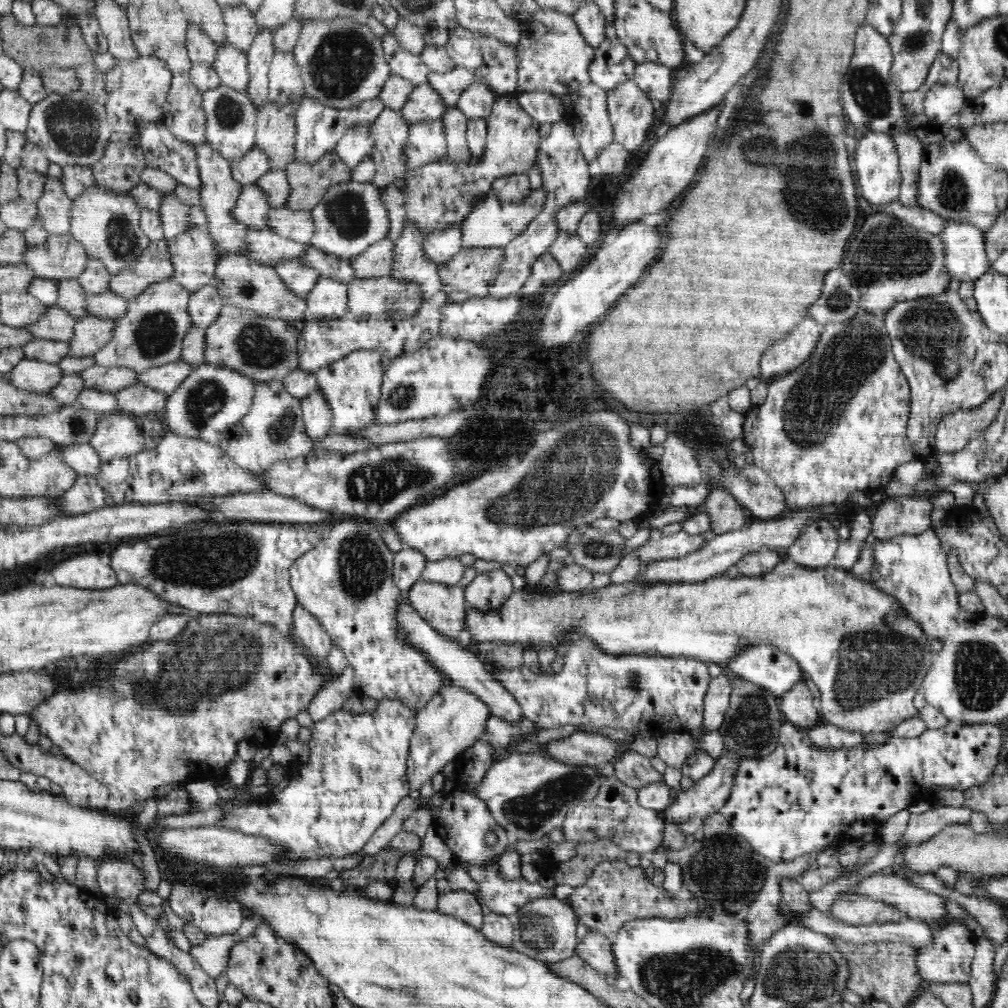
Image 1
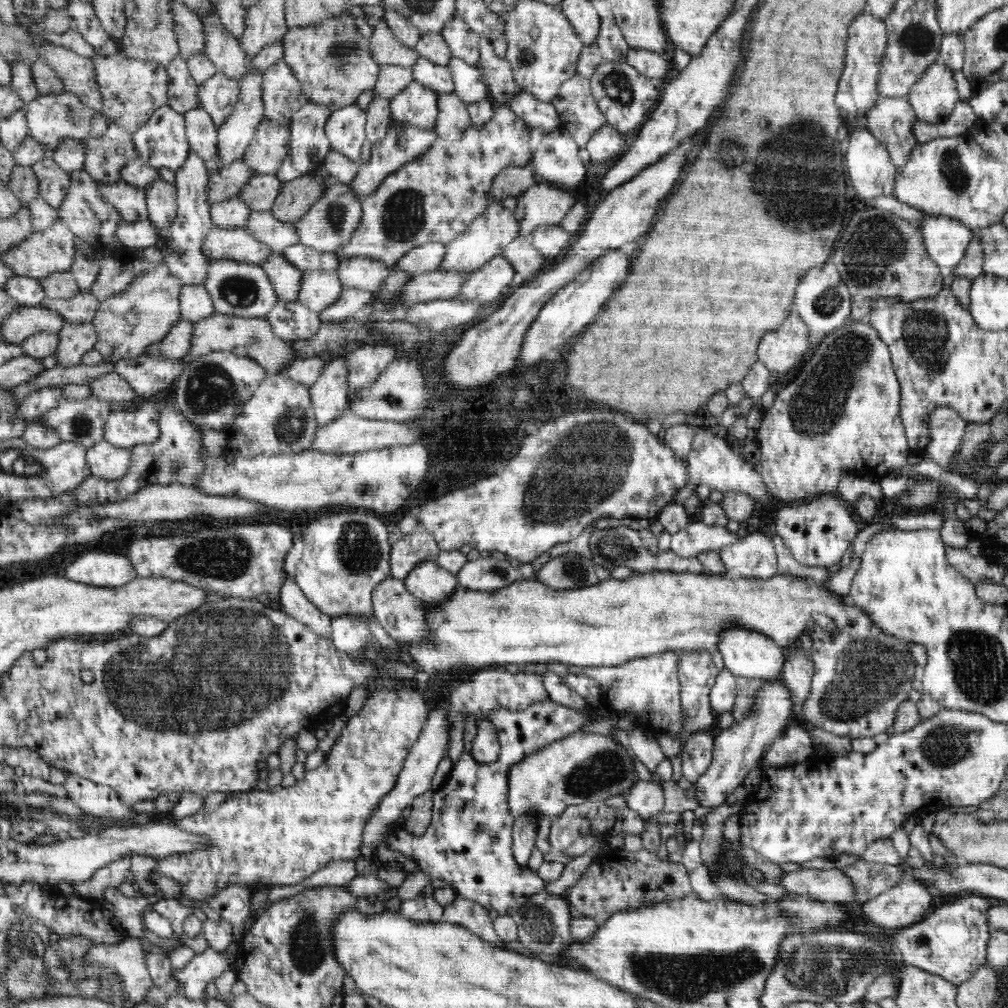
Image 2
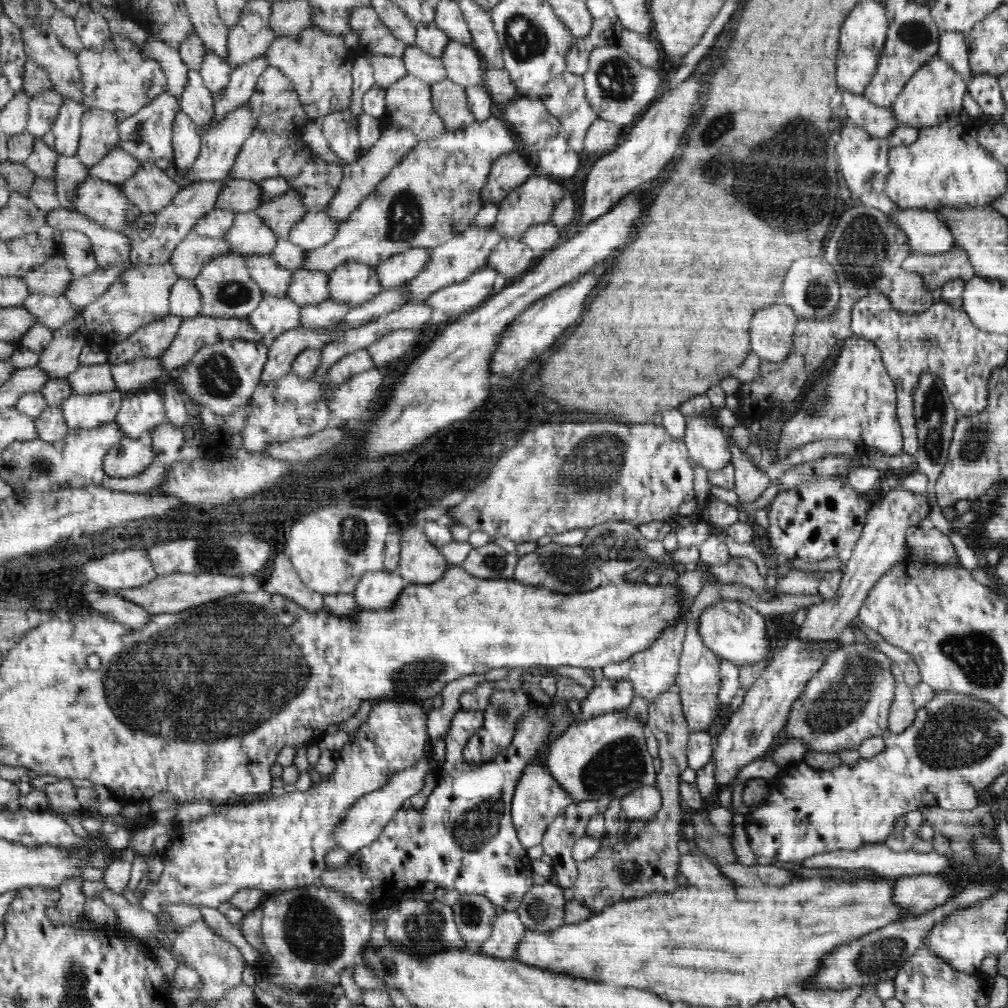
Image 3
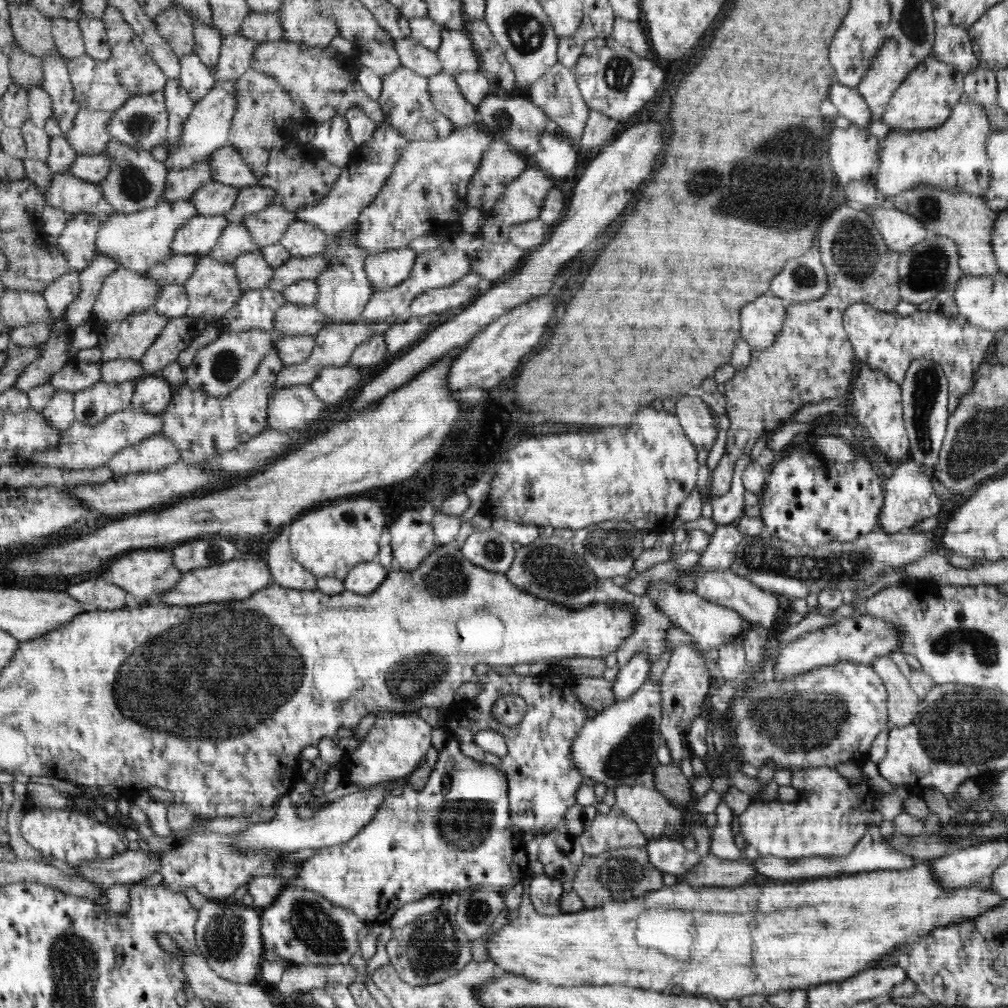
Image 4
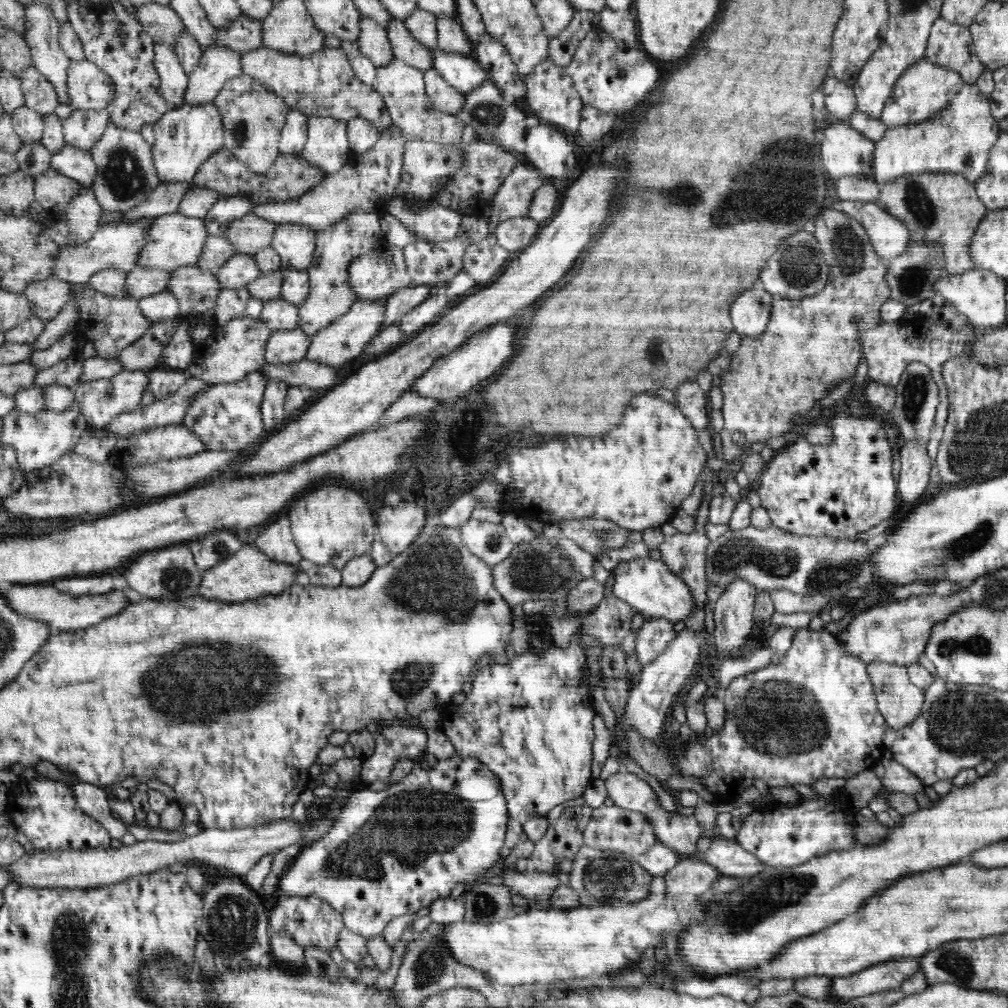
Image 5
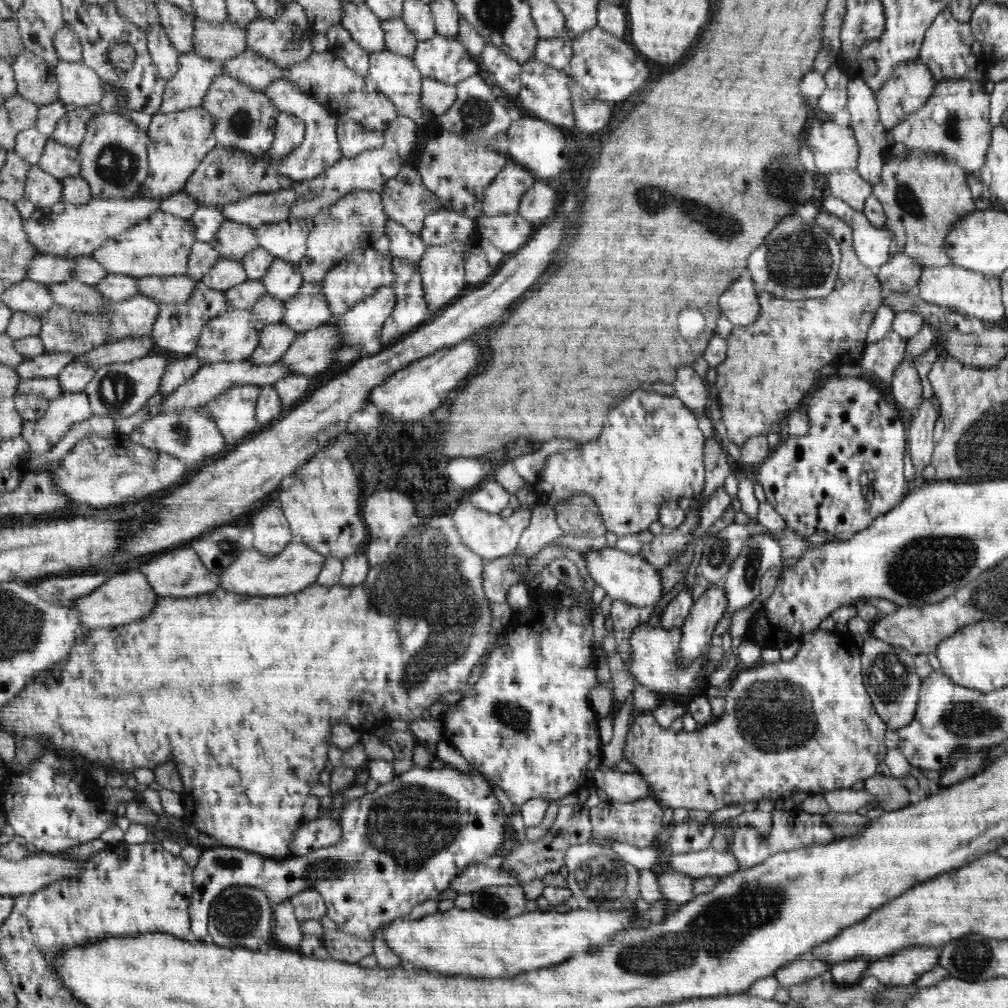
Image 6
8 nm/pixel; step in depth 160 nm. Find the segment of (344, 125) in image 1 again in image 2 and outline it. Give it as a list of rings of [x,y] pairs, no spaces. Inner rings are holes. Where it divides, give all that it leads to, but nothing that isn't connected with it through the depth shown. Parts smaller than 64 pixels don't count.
[[[308,102],[294,116],[290,122],[290,134],[289,139],[289,151],[284,157],[283,163],[275,173],[280,182],[288,182],[292,179],[306,175],[307,173],[319,173],[322,171],[322,164],[324,158],[331,150],[330,141],[324,133],[324,126],[326,126],[326,120],[330,118],[332,111],[326,106],[315,104],[314,102]]]

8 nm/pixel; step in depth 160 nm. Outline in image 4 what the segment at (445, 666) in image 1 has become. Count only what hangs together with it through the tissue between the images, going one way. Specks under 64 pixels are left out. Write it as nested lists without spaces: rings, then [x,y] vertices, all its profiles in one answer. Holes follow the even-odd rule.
[[[378,560],[358,562],[344,578],[343,586],[345,591],[362,596],[370,595],[381,586],[382,580],[386,580],[389,571]]]

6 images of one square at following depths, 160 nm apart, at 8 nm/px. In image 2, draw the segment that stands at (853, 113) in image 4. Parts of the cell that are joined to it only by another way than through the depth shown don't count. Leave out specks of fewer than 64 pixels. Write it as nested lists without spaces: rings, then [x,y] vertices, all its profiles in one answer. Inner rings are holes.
[[[908,96],[881,98],[864,117],[868,130],[886,146],[895,166],[904,166],[918,143],[912,133],[917,117]]]

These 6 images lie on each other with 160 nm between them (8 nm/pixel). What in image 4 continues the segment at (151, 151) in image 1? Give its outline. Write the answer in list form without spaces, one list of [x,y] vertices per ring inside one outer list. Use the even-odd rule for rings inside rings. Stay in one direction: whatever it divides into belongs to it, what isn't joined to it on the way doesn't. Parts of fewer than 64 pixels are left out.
[[[163,91],[150,94],[134,94],[132,98],[126,100],[122,109],[113,114],[109,125],[109,133],[112,139],[122,144],[150,151],[158,144],[165,144],[168,125],[169,115],[167,114]]]

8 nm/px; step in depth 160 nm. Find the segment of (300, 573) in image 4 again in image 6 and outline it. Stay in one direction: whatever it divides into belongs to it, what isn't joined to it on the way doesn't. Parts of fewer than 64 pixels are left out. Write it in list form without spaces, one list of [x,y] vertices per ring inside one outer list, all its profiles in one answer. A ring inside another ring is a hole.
[[[275,500],[256,514],[250,530],[254,534],[253,548],[266,555],[282,552],[294,540],[288,520]]]

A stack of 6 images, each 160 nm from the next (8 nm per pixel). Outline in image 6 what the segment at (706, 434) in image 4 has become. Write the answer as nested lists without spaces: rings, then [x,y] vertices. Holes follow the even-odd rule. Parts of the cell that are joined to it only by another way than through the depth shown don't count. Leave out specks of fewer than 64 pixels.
[[[690,366],[678,368],[678,378],[674,382],[675,395],[695,414],[706,410],[709,391],[704,379]]]

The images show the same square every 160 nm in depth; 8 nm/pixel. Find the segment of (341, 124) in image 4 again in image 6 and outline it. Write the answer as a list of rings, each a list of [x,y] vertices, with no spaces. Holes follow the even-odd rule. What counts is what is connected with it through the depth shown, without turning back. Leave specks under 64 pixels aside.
[[[285,78],[274,80],[270,86],[264,88],[264,93],[270,97],[271,102],[280,112],[292,114],[302,119],[305,124],[305,136],[294,152],[290,152],[282,159],[269,159],[274,171],[294,179],[294,182],[308,181],[320,176],[324,170],[334,166],[343,157],[336,134],[336,118],[338,116],[320,105],[310,94],[301,92],[293,82],[285,80]]]

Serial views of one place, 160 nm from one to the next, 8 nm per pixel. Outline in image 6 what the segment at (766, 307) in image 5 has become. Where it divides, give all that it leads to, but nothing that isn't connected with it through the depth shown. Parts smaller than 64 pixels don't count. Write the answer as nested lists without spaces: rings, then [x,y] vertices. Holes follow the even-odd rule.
[[[744,275],[726,288],[718,300],[720,312],[734,326],[748,326],[760,316],[758,290],[750,276]]]

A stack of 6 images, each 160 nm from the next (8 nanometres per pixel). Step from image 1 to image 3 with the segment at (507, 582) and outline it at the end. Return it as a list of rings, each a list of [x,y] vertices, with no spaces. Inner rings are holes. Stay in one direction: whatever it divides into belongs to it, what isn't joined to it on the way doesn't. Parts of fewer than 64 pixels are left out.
[[[493,541],[482,547],[472,548],[460,564],[474,578],[482,580],[512,580],[517,556],[508,553]]]

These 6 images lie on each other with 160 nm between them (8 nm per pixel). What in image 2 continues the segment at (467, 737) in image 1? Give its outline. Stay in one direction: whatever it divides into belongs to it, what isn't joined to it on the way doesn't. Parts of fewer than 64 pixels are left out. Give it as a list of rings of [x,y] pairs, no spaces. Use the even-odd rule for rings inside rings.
[[[438,704],[429,710],[424,724],[422,725],[422,734],[412,745],[409,755],[404,761],[402,770],[398,774],[396,786],[378,804],[376,812],[370,816],[370,820],[364,826],[364,834],[362,834],[362,846],[374,845],[378,846],[384,842],[384,834],[388,833],[388,828],[394,825],[394,822],[402,814],[402,810],[407,806],[411,806],[414,798],[424,794],[431,787],[434,772],[438,768],[438,763],[446,753],[449,752],[450,747],[450,725],[448,725],[448,709],[444,708],[442,704]]]

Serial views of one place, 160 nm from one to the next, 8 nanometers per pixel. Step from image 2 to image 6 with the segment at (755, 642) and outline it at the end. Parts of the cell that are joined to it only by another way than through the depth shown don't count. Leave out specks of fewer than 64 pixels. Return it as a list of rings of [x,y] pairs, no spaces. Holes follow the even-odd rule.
[[[604,546],[599,550],[588,550],[582,552],[587,562],[587,570],[600,587],[606,591],[613,600],[620,600],[632,607],[654,608],[664,606],[666,603],[662,601],[663,585],[660,581],[660,573],[652,564],[648,564],[642,559],[642,555],[632,555],[619,549]]]

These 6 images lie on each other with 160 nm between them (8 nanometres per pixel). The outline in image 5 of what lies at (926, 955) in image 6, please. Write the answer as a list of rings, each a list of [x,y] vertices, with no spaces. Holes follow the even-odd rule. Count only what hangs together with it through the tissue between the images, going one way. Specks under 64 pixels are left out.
[[[909,957],[879,963],[850,977],[837,977],[831,983],[828,998],[844,1001],[877,993],[899,990],[909,977],[921,970],[922,958]]]

